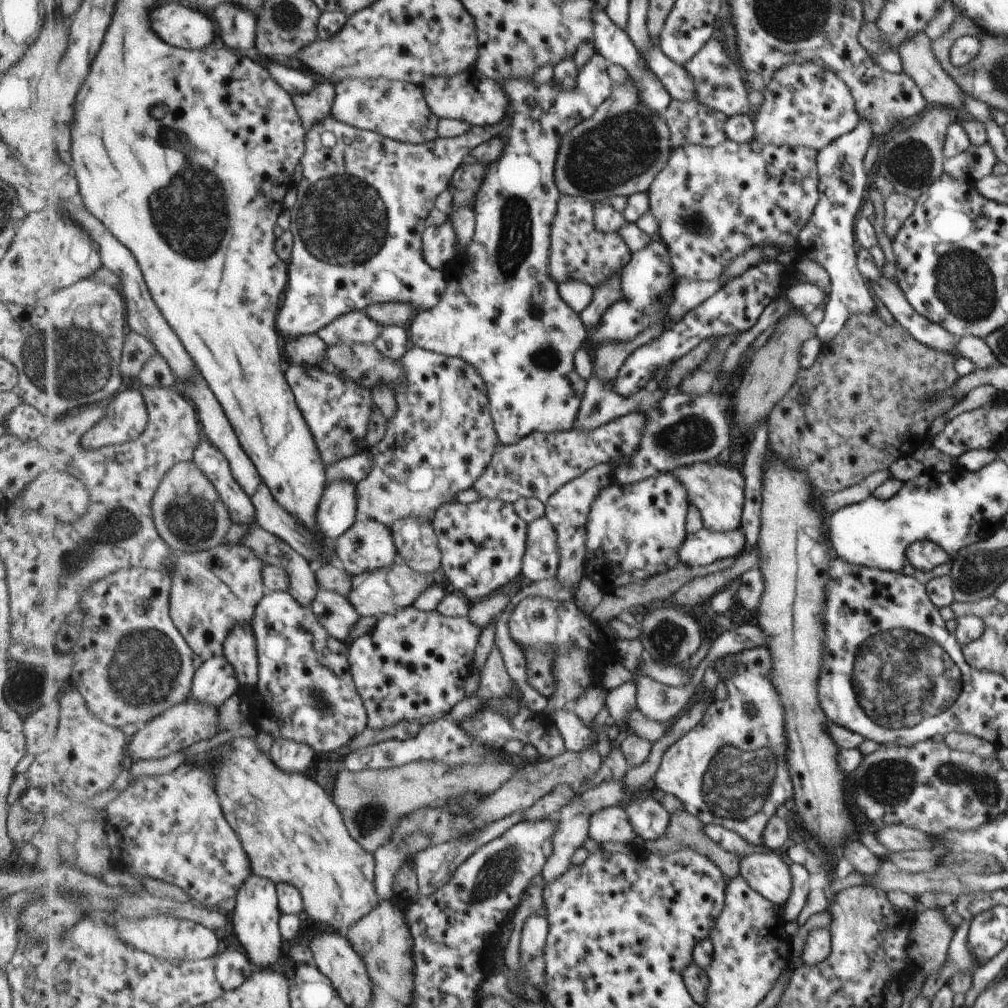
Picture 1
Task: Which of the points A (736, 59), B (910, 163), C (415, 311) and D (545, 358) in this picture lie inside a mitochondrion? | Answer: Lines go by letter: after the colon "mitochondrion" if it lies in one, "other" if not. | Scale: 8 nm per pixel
A: other
B: mitochondrion
C: other
D: mitochondrion

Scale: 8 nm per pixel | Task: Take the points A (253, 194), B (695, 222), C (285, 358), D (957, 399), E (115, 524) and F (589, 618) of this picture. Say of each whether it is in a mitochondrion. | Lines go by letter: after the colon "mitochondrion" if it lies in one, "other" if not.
A: other
B: mitochondrion
C: other
D: other
E: mitochondrion
F: other

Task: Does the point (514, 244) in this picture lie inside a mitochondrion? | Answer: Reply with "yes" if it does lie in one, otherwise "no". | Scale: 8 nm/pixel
yes

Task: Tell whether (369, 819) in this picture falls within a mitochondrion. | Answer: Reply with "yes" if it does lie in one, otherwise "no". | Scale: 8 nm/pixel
yes

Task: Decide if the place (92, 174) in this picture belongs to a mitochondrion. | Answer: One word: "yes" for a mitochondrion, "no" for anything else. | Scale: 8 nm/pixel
no

